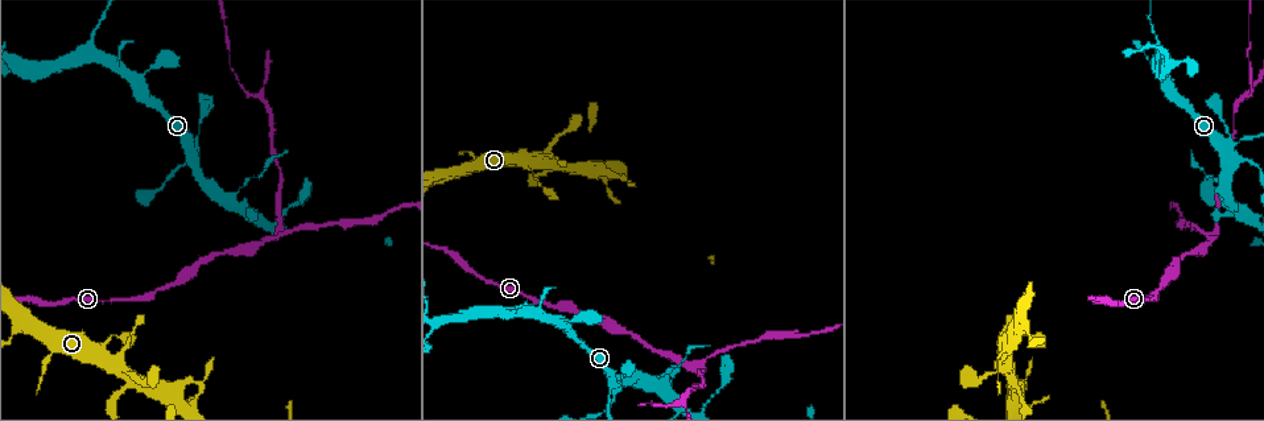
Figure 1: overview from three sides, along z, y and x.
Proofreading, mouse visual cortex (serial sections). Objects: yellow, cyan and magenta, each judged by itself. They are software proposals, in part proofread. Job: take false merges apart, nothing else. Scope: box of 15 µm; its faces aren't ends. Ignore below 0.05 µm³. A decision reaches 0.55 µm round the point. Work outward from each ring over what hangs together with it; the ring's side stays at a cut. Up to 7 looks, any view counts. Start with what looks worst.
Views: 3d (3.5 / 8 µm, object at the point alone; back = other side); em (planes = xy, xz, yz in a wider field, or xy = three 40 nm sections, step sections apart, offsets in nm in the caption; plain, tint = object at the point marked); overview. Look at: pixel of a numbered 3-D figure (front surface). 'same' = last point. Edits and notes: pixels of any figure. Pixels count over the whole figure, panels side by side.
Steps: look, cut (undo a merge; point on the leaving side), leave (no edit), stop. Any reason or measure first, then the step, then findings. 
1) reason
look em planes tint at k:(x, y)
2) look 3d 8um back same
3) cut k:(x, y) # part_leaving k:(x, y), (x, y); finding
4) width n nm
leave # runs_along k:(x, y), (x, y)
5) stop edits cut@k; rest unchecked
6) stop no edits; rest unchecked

thin arm on a thick one
look 3d 3.5um at 1:(224, 202)

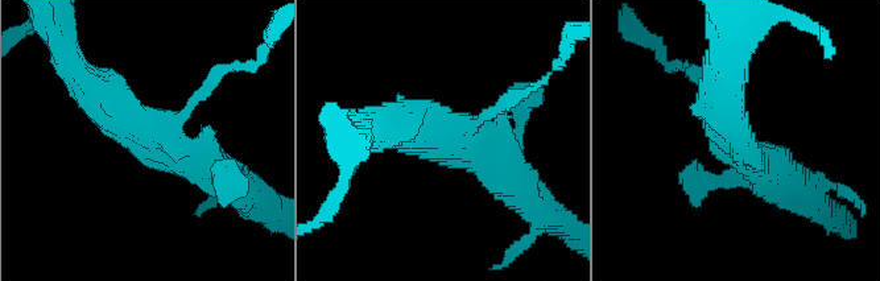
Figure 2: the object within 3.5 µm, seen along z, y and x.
look em planes tint at 2:(441, 135)

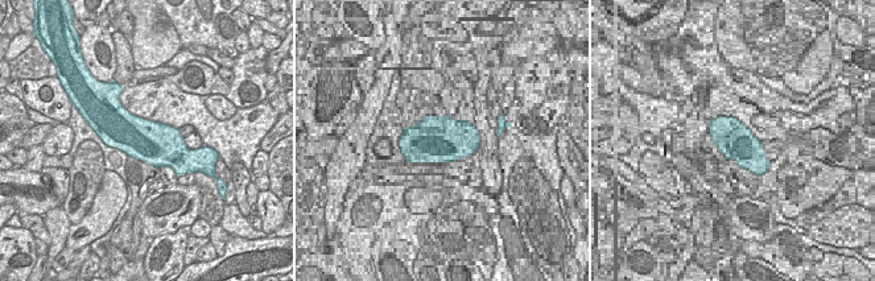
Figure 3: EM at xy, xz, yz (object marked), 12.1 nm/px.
leave # one cell here

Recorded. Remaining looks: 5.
three-way junction
look 3d 3.5um at 1:(276, 235)

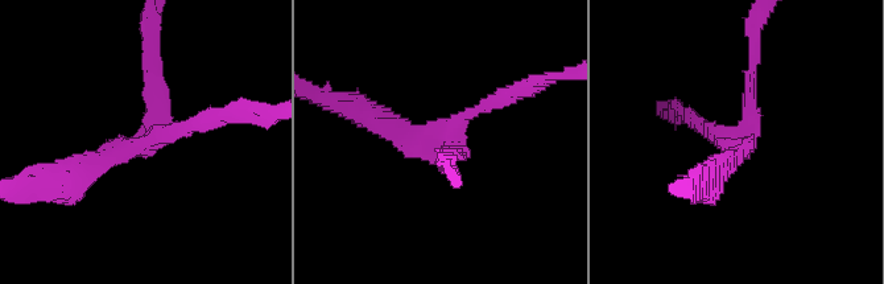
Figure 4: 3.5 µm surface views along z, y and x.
need the tissue
look em planes tint at 4:(154, 138)

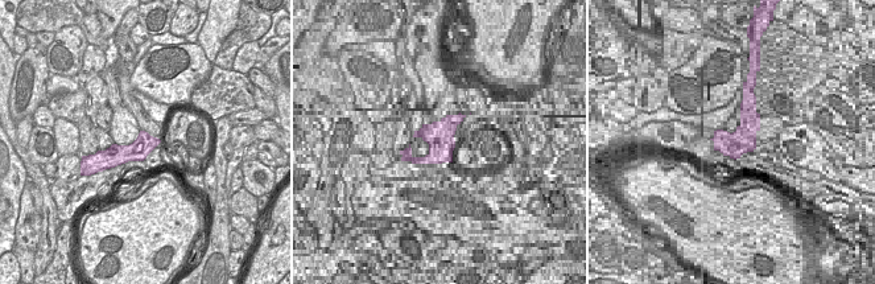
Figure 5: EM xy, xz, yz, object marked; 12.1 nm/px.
arm_widths 150, 200, 250 nm
leave # runs_along 4:(79, 173), (156, 136), (152, 56); one cell here

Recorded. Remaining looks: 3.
sudden change in width
look 3d 3.5um at 1:(1249, 159)

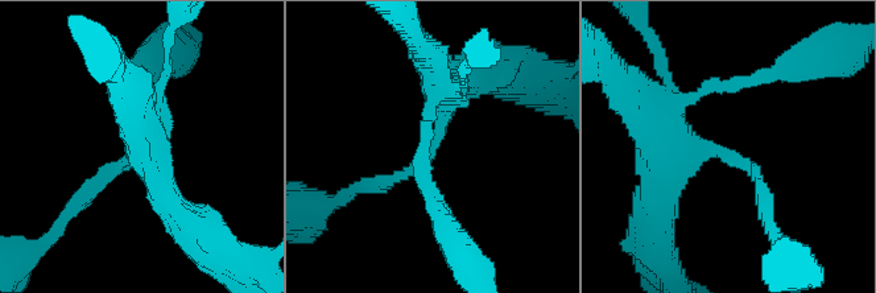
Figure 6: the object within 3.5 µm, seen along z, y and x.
now the EM
look em xy step 3 tint at 6:(722, 156)

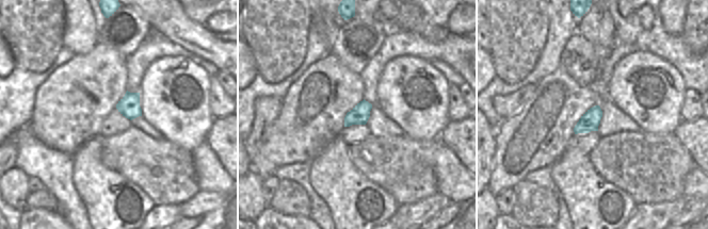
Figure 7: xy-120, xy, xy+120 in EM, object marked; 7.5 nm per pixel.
leave # runs_along 6:(655, 119), (752, 166), (765, 203); one cell here

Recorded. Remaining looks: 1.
stop no edits; rest unchecked

